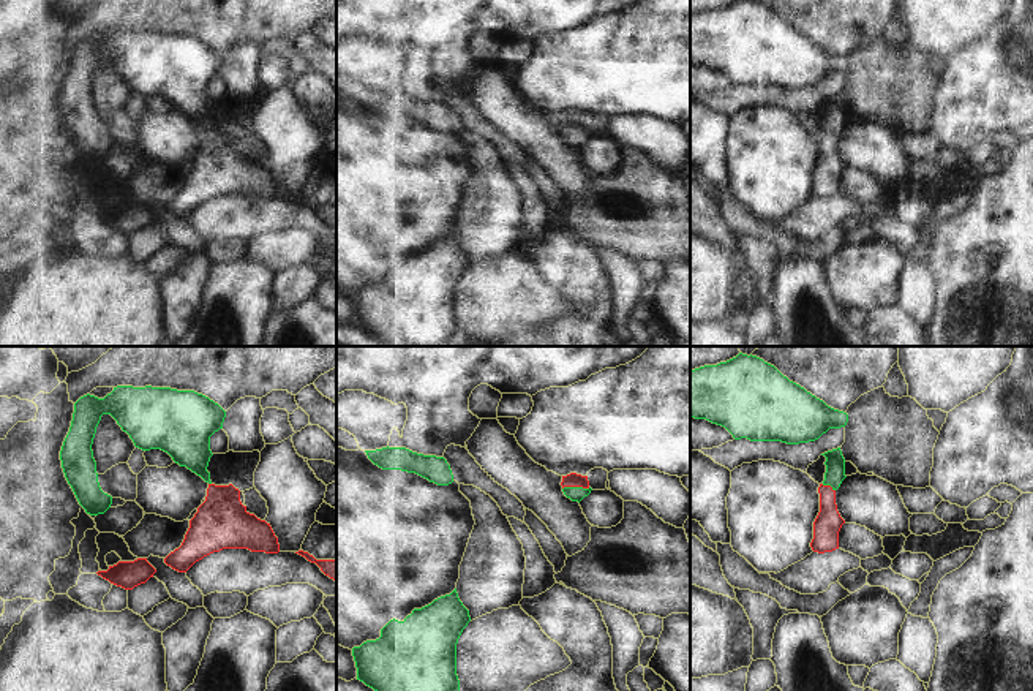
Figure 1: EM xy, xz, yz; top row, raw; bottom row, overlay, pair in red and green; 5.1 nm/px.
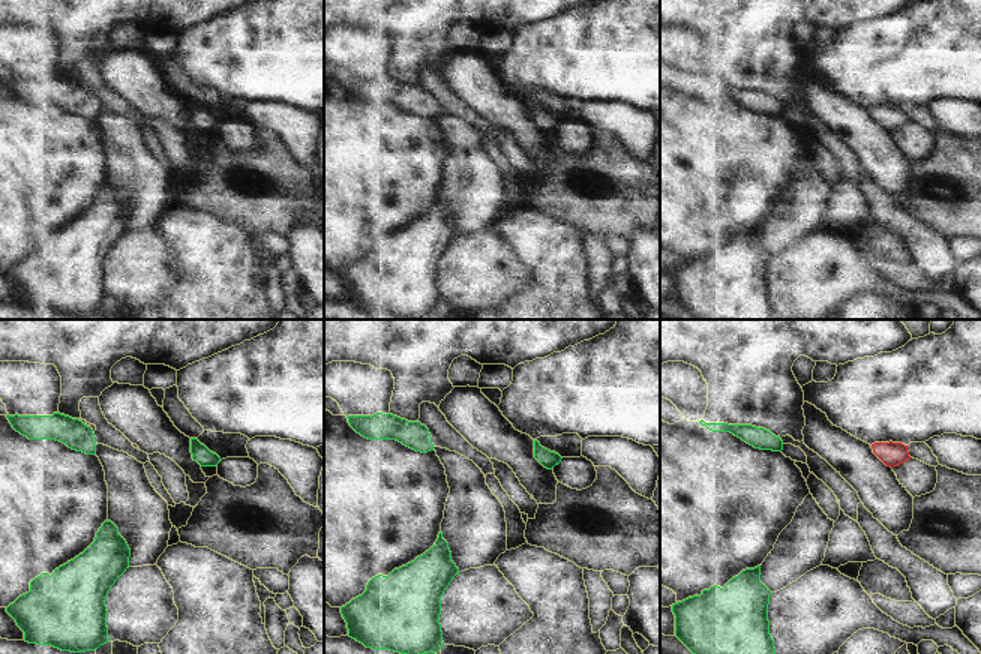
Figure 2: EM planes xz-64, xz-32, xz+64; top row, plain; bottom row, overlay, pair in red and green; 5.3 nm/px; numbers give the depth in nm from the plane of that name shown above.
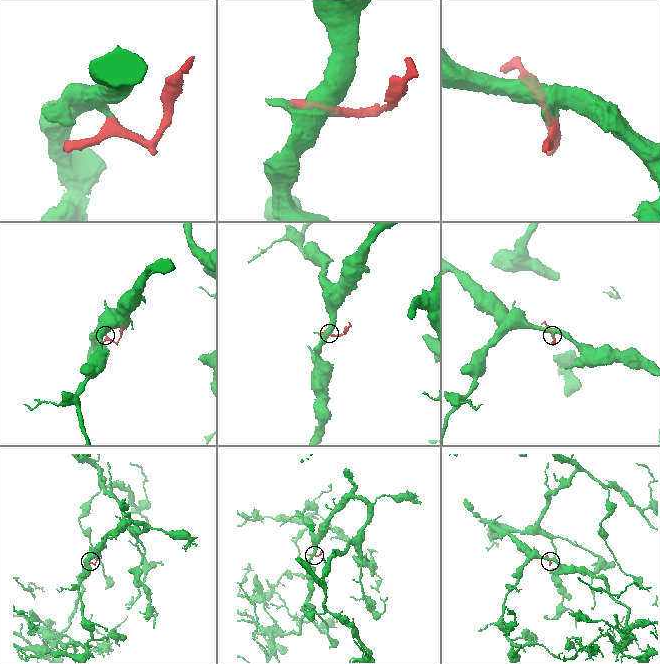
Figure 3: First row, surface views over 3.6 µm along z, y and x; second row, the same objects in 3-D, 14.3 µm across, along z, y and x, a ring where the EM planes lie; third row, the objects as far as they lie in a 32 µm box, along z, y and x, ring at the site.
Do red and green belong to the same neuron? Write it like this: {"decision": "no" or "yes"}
{"decision": "yes"}

